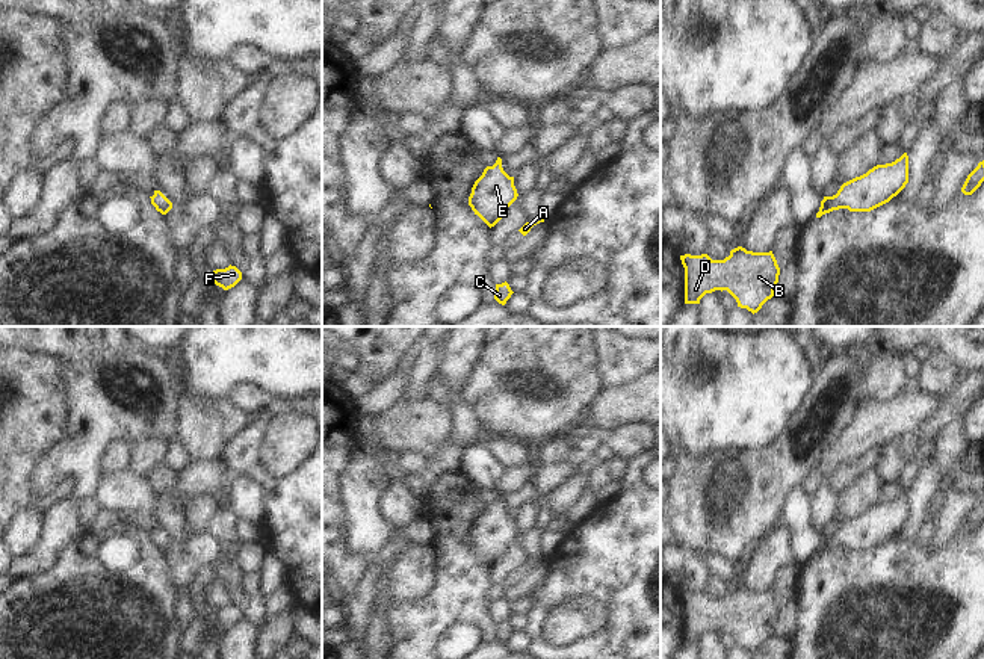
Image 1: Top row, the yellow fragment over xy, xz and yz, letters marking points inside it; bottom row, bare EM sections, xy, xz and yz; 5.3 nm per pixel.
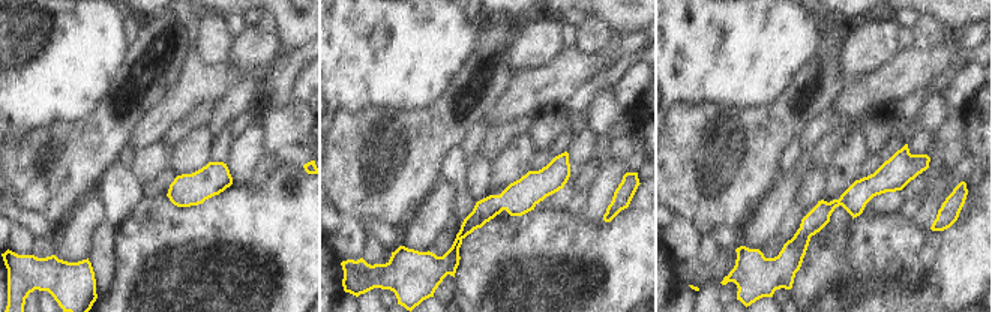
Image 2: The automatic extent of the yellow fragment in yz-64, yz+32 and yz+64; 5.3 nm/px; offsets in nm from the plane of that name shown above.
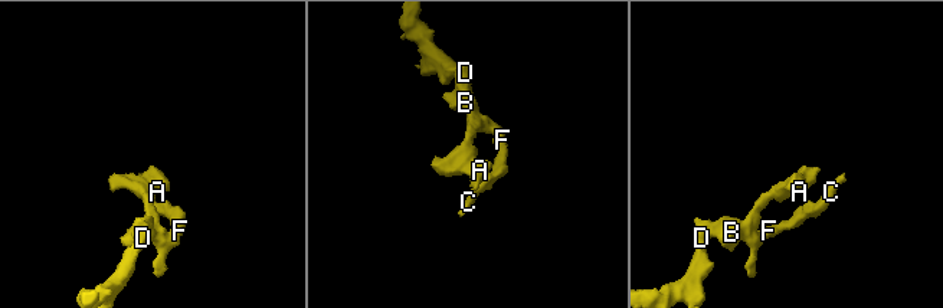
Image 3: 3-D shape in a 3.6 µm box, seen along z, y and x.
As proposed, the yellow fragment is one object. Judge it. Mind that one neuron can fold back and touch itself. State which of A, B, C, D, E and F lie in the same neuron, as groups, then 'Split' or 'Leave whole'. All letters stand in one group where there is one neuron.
Groups: A B C D E F. Leave whole

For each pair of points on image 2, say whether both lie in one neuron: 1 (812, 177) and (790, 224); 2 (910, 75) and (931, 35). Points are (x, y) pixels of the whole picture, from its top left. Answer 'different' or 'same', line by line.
1: same
2: different

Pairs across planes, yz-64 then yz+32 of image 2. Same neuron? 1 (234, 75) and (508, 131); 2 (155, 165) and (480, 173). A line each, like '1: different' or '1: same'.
1: different
2: same

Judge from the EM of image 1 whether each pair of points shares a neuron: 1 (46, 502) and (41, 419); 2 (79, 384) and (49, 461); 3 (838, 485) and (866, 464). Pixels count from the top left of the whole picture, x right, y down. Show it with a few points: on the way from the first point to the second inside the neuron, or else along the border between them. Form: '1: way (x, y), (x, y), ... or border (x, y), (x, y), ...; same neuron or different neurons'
1: way (21, 490), (18, 487), (18, 443); same neuron
2: way (79, 404), (76, 437), (68, 445); same neuron
3: way (845, 478), (859, 466); same neuron

